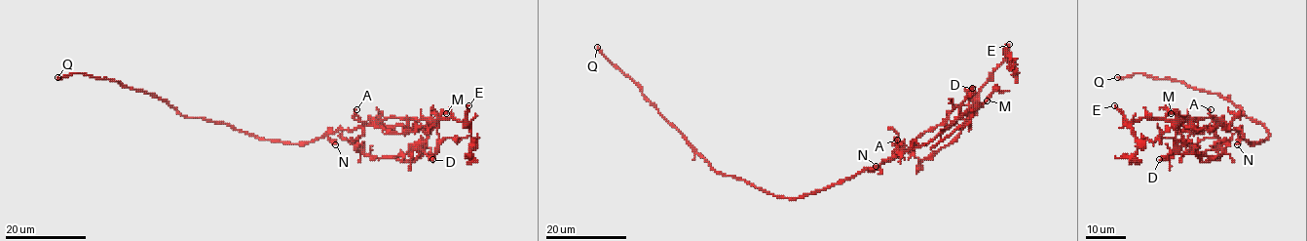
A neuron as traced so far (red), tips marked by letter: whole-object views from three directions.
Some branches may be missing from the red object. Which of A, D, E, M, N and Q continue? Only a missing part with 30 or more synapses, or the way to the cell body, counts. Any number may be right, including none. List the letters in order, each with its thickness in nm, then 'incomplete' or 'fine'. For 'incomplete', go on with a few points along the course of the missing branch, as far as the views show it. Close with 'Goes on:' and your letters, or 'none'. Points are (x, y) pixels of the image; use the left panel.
A: 140 nm | fine
D: 400 nm | fine
E: 240 nm | incomplete | (468, 105), (487, 104), (505, 120), (536, 120), (536, 129), (531, 137), (534, 146)
M: 200 nm | fine
N: 240 nm | fine
Q: 220 nm | incomplete
Goes on: E, Q

